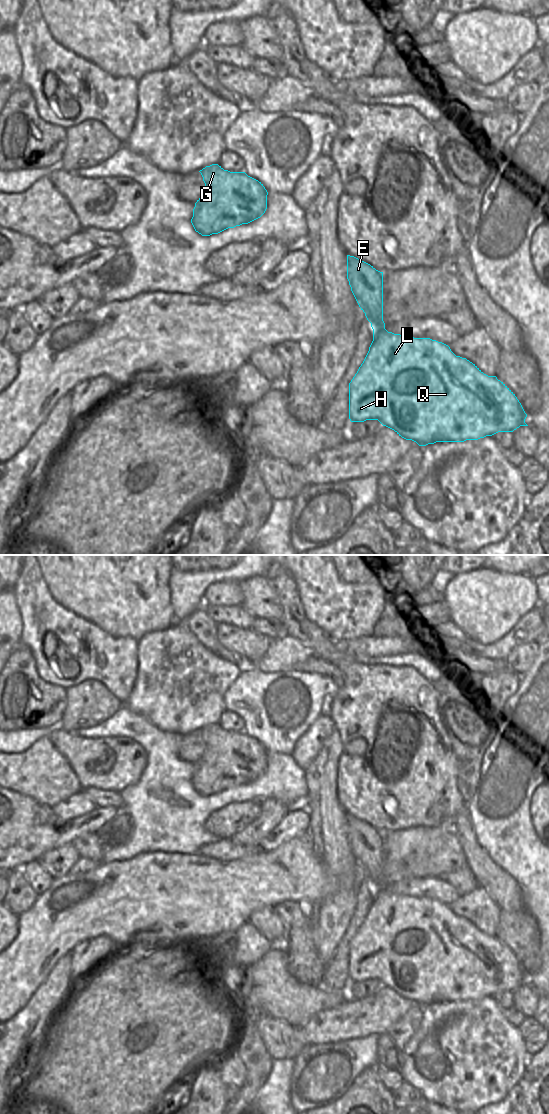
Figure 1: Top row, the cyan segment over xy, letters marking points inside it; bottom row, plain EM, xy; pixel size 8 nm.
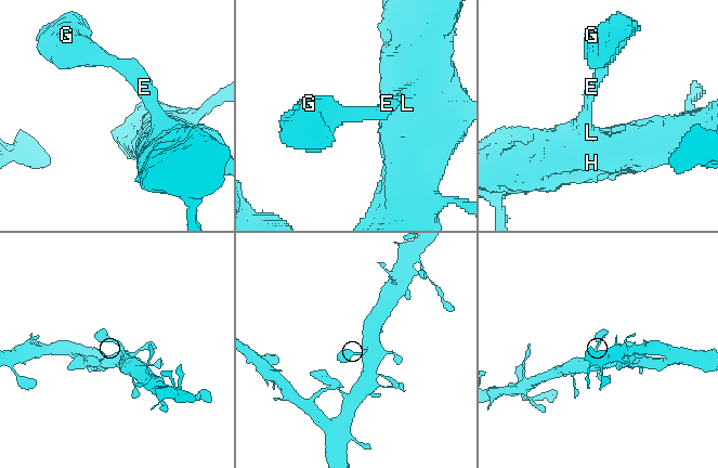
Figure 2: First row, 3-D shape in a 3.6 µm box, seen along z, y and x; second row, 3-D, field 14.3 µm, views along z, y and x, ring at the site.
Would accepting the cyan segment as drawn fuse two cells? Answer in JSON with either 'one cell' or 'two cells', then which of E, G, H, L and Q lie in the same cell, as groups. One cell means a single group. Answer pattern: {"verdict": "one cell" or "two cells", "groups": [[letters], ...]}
{"verdict": "one cell", "groups": [["E", "G", "H", "L", "Q"]]}

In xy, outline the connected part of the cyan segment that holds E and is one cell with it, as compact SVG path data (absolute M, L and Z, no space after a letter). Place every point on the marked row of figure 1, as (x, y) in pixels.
M347 255L347 279L359 307L365 313L365 316L371 323L373 329L373 341L369 347L369 351L357 373L349 383L349 419L351 422L378 420L383 426L394 430L399 436L406 440L416 442L419 446L426 446L436 442L464 442L466 440L478 440L486 436L492 436L498 432L513 432L520 426L528 426L525 423L527 414L521 403L515 394L503 382L498 380L496 376L488 376L484 374L475 364L466 358L456 356L451 351L450 347L442 342L430 338L402 336L400 334L388 332L385 329L385 323L383 321L383 272L376 270L370 264L354 256Z

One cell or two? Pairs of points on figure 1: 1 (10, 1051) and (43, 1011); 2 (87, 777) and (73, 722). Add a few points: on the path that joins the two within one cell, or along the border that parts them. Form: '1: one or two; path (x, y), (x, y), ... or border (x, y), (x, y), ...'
1: one; path (17, 1040), (32, 1020)
2: two; border (57, 727), (73, 733)

